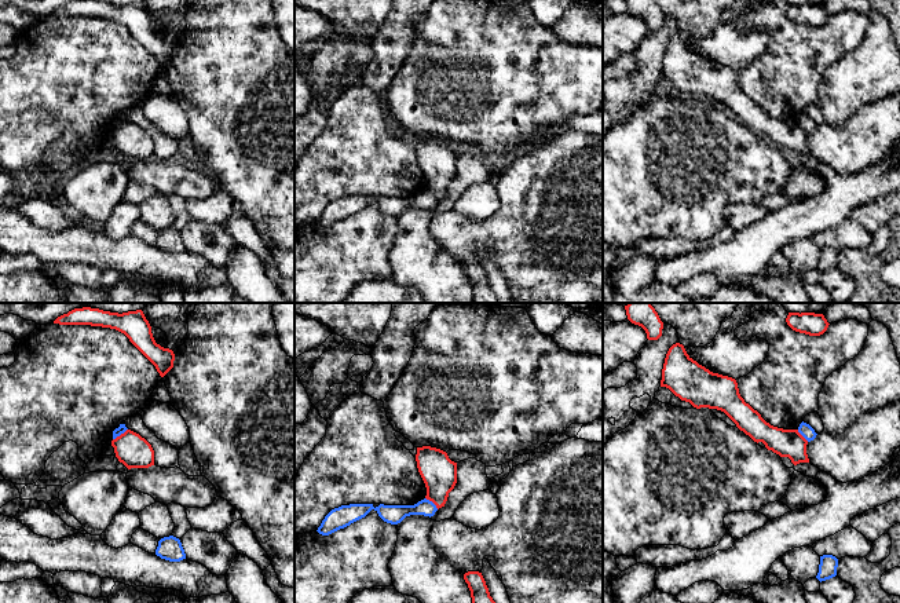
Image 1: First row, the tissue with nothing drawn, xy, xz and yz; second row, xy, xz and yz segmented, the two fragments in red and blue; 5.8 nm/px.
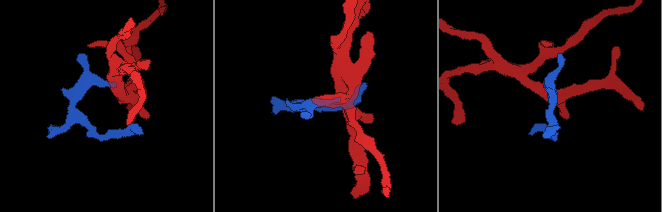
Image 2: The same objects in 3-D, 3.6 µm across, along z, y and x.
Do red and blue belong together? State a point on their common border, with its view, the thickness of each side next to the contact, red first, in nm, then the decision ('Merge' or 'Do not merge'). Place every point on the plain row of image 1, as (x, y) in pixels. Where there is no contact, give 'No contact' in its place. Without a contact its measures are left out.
Touches red at xy (121, 125). Thickness 190 nm (red) against 50 nm. Do not merge

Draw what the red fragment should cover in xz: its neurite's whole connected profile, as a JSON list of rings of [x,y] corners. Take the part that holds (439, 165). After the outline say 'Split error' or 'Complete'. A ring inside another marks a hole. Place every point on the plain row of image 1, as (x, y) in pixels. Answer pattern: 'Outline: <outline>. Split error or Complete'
Outline: [[[431,138],[417,139],[416,153],[427,179],[425,190],[438,201],[444,198],[457,175],[457,154],[451,153],[446,143]]]. Complete

